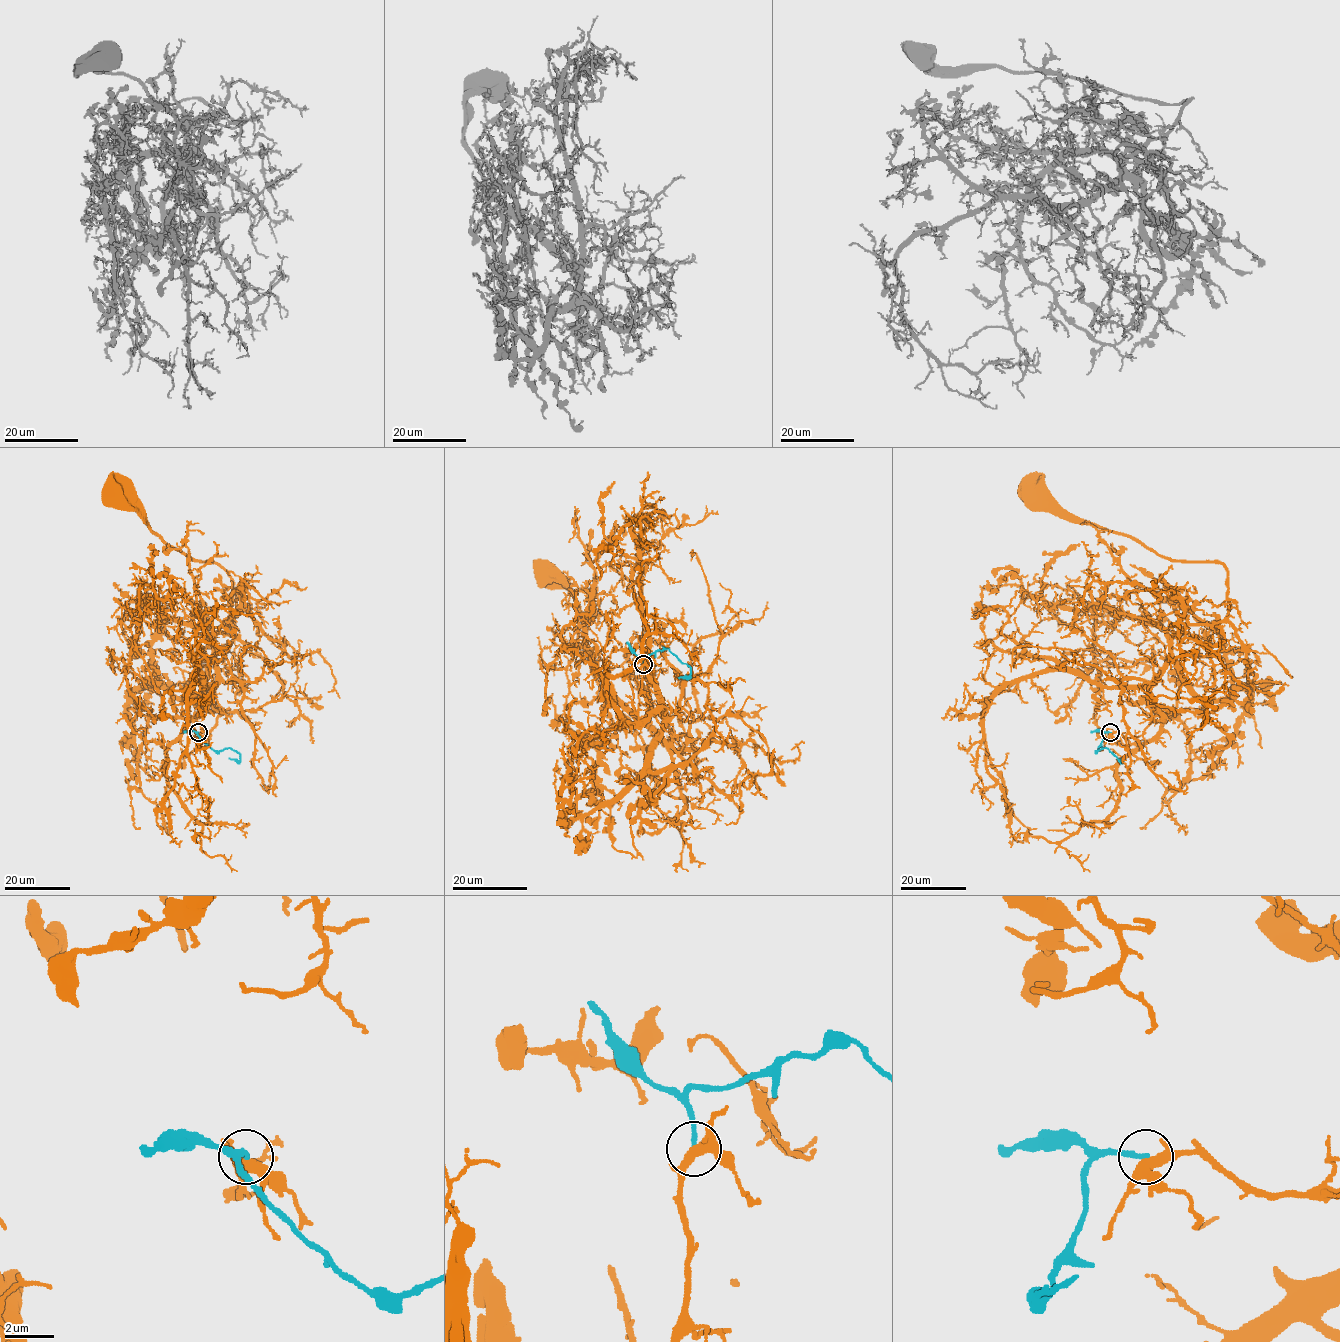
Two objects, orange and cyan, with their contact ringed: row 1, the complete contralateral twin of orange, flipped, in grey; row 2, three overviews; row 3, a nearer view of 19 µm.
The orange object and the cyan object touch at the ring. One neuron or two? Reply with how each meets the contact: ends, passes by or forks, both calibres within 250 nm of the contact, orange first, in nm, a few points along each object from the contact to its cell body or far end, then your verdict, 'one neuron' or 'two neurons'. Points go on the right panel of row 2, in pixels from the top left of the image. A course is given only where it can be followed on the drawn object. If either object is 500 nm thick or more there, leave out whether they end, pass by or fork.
orange passes by; cyan ends there; 420 nm thick on the orange side, 200 nm on the other; orange runs (1111, 732), (1136, 737), (1160, 718), (1153, 680), (1175, 635), (1227, 616), (1227, 570), (1162, 557), (1030, 498); cyan runs (1110, 732), (1102, 735), (1096, 752), (1107, 748), (1118, 760), (1122, 758); two neurons

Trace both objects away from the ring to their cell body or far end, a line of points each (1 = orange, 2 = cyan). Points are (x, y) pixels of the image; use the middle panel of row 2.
1: (642, 665), (638, 719), (662, 713), (685, 801), (656, 781), (640, 734), (604, 696), (574, 595), (545, 573)
2: (642, 664), (643, 655), (667, 648), (690, 668), (687, 676), (678, 677)

